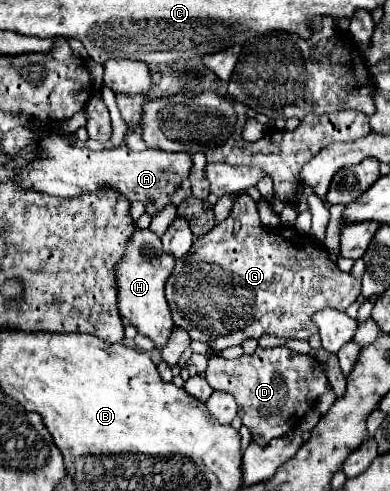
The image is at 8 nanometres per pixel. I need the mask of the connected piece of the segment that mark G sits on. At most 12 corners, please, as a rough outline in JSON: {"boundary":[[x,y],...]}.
{"boundary":[[241,195],[165,285],[213,351],[309,339],[361,281]]}

